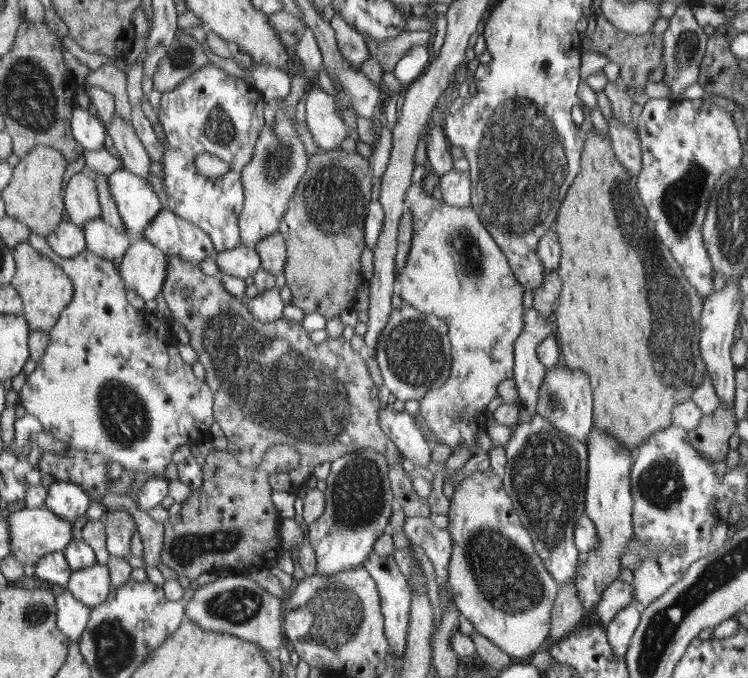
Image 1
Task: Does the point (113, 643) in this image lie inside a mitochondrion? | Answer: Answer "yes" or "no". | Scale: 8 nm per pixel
yes

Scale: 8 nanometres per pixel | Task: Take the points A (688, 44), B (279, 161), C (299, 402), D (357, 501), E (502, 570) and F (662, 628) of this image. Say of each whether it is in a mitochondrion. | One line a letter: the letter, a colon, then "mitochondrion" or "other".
A: mitochondrion
B: mitochondrion
C: mitochondrion
D: mitochondrion
E: mitochondrion
F: mitochondrion

